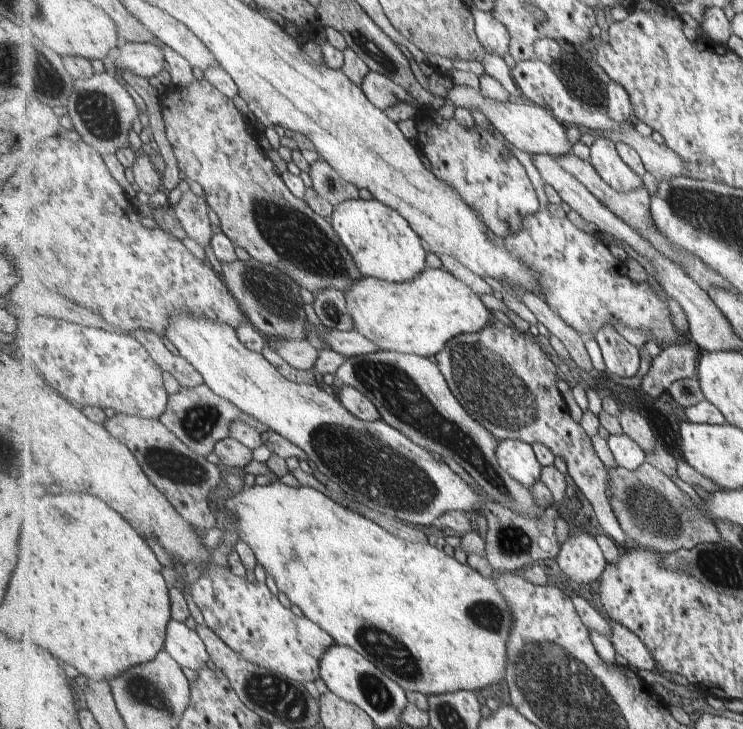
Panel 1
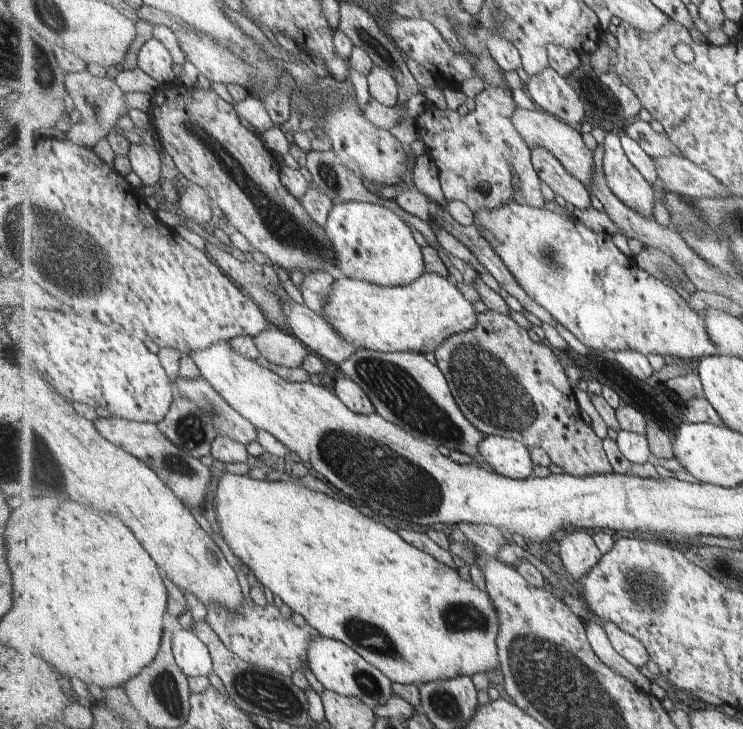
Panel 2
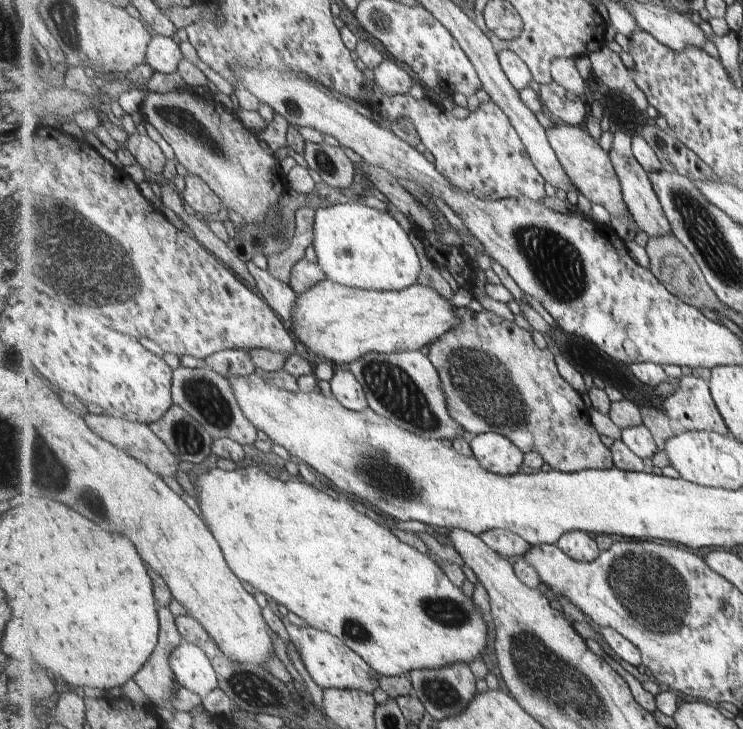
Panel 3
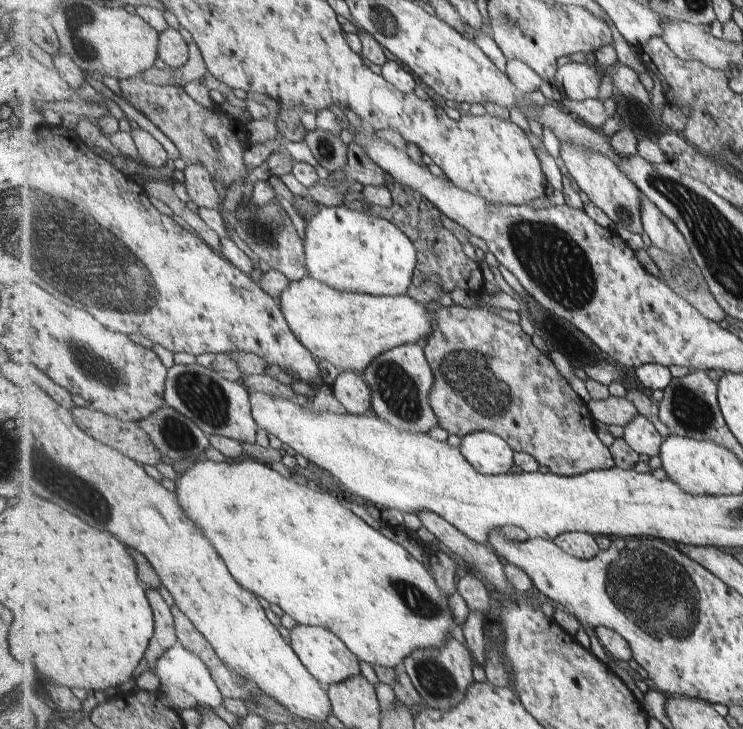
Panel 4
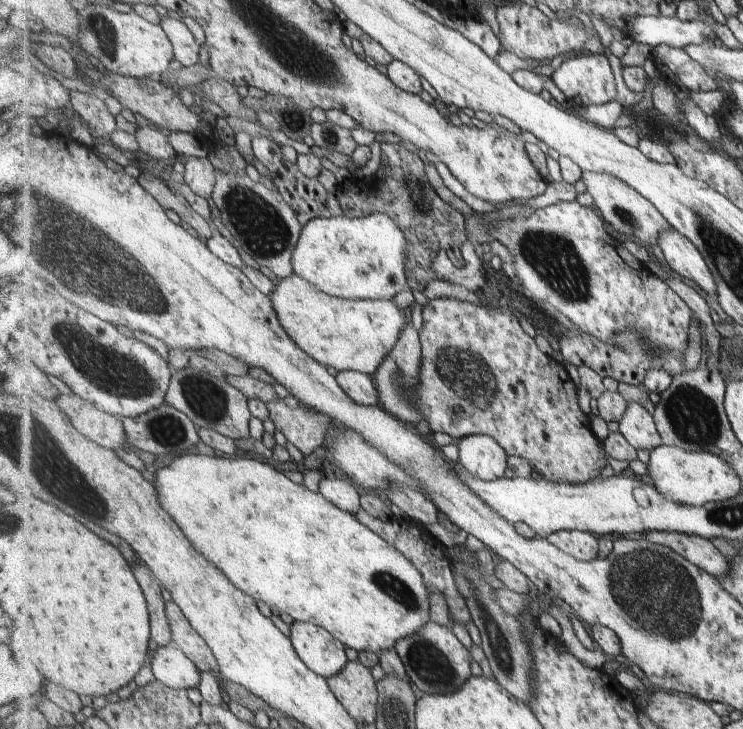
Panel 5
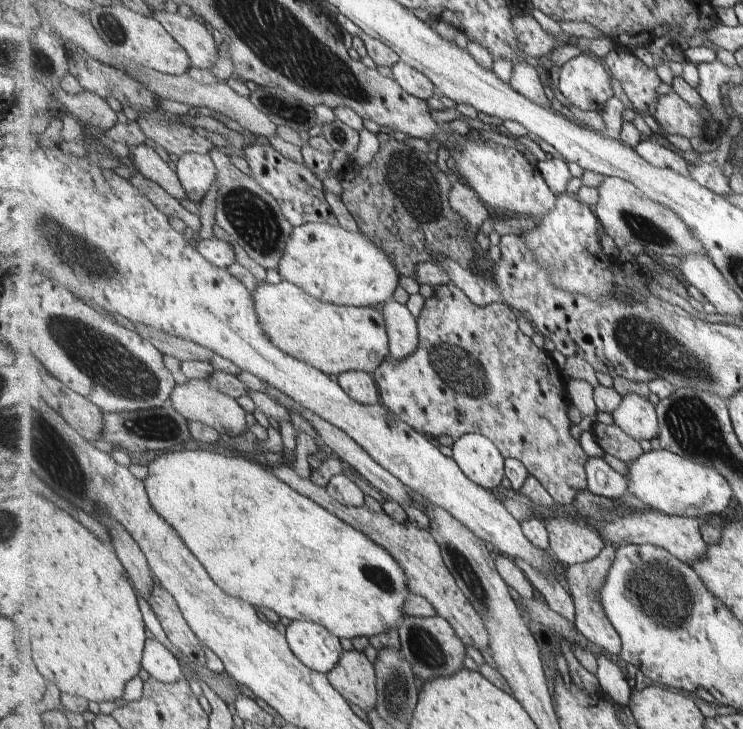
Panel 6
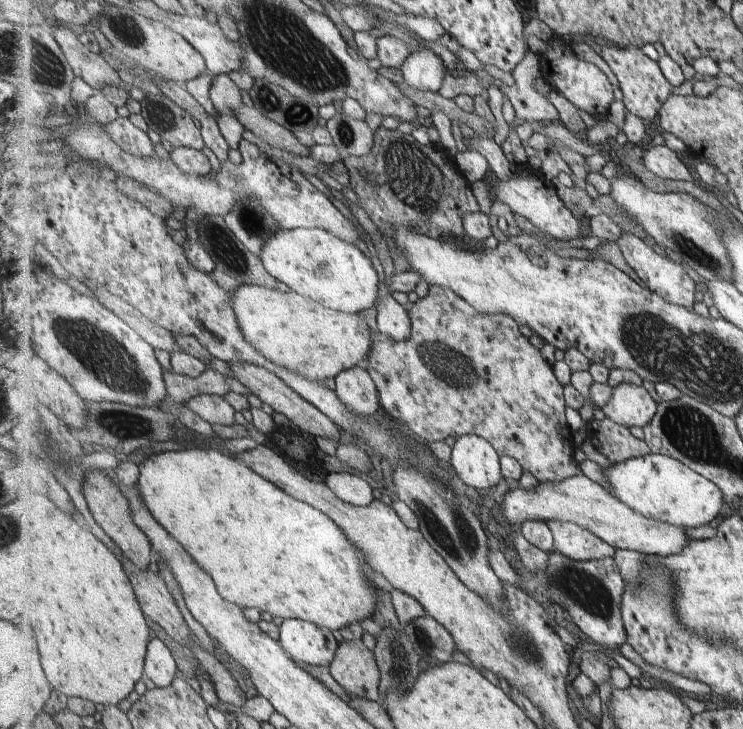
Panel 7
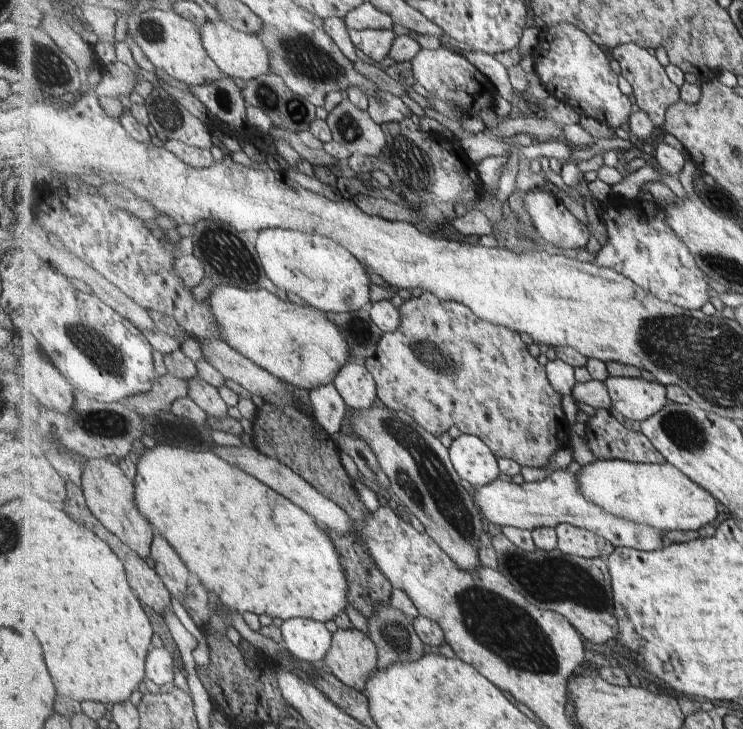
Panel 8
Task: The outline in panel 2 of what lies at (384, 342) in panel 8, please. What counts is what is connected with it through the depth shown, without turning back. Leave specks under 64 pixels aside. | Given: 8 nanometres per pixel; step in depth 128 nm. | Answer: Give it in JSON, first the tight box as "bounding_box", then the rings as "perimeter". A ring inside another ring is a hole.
{"bounding_box":[435,309,614,478],"perimeter":[[[488,309],[485,313],[477,316],[478,324],[473,330],[457,333],[451,335],[435,352],[436,364],[443,371],[443,374],[447,377],[449,386],[452,388],[453,396],[456,397],[457,404],[461,408],[461,412],[467,417],[467,420],[477,426],[477,430],[481,430],[484,435],[503,435],[519,442],[522,442],[527,448],[542,448],[549,454],[549,458],[553,461],[553,464],[561,467],[565,473],[572,474],[573,476],[579,476],[579,478],[585,478],[585,476],[591,476],[591,474],[611,474],[614,472],[613,465],[609,460],[608,453],[605,452],[604,440],[597,438],[595,430],[590,426],[587,426],[587,422],[583,420],[581,412],[579,412],[579,404],[575,400],[575,394],[573,394],[573,388],[571,388],[571,382],[563,370],[562,361],[563,356],[560,355],[554,348],[552,348],[547,341],[533,342],[527,328],[519,326],[513,318],[507,316],[507,314],[501,314],[495,310]]]}

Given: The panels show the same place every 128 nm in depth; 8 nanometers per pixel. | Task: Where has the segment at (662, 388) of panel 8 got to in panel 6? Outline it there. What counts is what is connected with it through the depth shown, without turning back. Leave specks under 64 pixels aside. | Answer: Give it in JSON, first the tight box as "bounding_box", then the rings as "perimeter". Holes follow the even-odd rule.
{"bounding_box":[612,394,660,441],"perimeter":[[[639,394],[623,396],[621,406],[612,417],[635,440],[651,441],[658,437],[660,426],[656,406]]]}

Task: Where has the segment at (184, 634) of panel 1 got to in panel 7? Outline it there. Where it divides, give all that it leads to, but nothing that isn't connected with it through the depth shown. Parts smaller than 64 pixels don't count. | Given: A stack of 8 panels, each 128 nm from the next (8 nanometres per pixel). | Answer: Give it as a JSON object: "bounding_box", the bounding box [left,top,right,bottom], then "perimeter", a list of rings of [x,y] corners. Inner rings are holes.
{"bounding_box":[145,637,179,687],"perimeter":[[[153,637],[148,644],[145,672],[157,687],[170,687],[178,677],[179,666],[163,640]]]}

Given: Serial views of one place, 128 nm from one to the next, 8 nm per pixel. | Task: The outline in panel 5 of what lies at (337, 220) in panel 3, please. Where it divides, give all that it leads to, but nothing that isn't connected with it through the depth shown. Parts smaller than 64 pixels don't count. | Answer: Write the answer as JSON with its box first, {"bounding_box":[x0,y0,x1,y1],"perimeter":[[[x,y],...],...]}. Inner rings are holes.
{"bounding_box":[291,213,409,300],"perimeter":[[[387,213],[367,218],[330,216],[316,218],[302,227],[291,262],[301,276],[323,292],[349,300],[390,300],[407,287],[409,236]]]}

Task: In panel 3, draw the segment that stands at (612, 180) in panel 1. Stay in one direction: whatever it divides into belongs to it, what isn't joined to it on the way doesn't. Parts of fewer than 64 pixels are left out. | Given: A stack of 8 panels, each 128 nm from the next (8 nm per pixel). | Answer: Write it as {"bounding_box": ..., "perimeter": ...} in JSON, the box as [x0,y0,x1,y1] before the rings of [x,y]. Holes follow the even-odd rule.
{"bounding_box":[610,132,674,238],"perimeter":[[[625,132],[614,133],[614,144],[610,150],[611,160],[617,174],[619,174],[619,180],[621,180],[621,186],[623,186],[623,196],[625,198],[625,204],[627,204],[633,220],[640,227],[640,230],[644,231],[649,238],[661,238],[661,236],[670,234],[674,235],[671,222],[669,222],[667,214],[662,207],[661,201],[651,184],[648,172],[641,166],[641,163],[635,158],[633,152],[633,138],[629,137],[629,134]]]}

